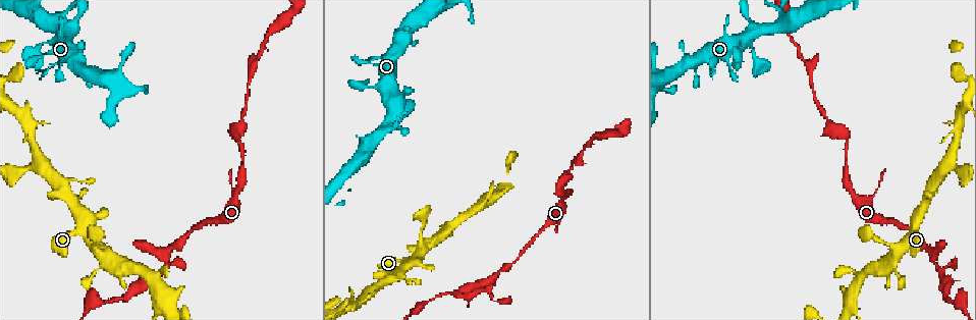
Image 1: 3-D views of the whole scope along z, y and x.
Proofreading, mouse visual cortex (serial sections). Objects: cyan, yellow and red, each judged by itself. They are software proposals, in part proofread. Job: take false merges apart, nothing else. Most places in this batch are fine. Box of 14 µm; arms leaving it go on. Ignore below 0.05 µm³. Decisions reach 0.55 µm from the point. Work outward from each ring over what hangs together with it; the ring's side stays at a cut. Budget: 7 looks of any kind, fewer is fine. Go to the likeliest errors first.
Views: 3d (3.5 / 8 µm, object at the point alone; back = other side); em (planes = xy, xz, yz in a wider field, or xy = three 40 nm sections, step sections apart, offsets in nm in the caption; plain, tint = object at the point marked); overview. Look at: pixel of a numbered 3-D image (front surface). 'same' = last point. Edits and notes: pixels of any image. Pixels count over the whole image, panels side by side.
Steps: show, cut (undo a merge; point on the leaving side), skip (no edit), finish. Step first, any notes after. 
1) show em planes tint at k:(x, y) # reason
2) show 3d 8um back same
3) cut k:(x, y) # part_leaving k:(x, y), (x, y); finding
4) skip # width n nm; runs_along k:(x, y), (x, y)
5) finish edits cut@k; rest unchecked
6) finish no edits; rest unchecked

show 3d 8um at 1:(941, 270) # calibre changes

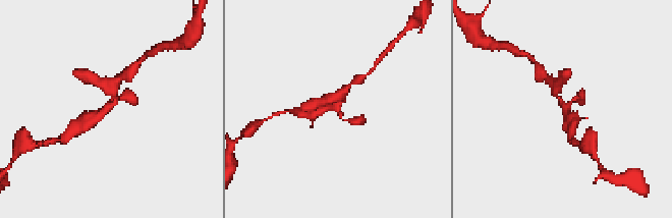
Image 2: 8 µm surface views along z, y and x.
show 3d 3.5um at 2:(111, 106)

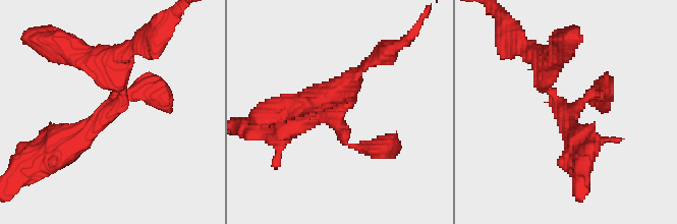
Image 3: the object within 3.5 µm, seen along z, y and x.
show em xy step 1 tint at 3:(108, 110) # arms 3; arm_widths 150, 350, 350 nm

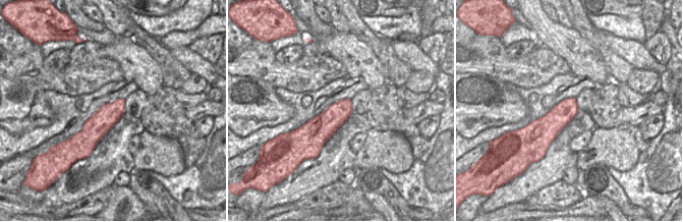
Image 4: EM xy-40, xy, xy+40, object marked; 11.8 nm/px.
skip # runs_along 3:(122, 54), (122, 98), (56, 152); one cell here

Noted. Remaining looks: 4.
show 3d 3.5um back at 1:(747, 42) # sudden change in width

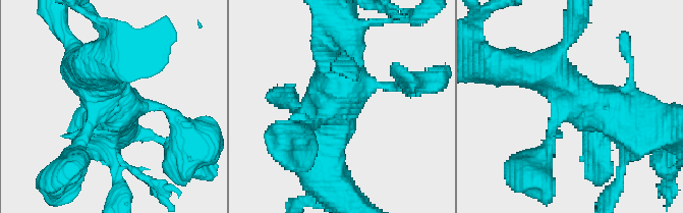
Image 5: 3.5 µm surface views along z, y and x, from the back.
show em xy step 1 tint at 5:(566, 110)

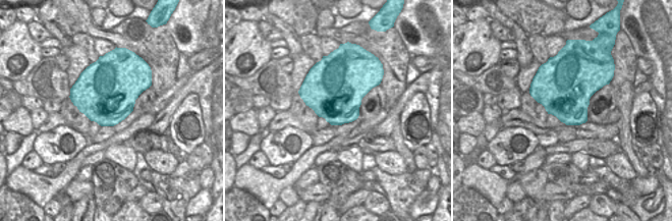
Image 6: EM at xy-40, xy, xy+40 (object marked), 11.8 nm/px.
show em planes tint same # cut it another way

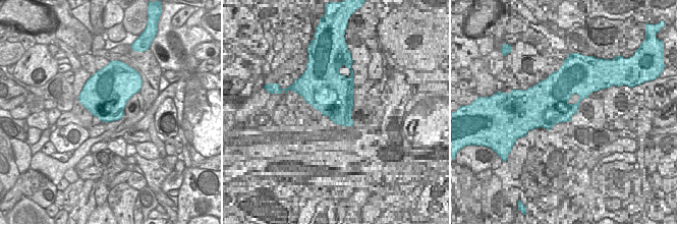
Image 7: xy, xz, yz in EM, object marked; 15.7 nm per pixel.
skip # runs_along 5:(634, 121), (522, 67); continuous, no second cell

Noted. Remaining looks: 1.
finish no edits; rest unchecked

